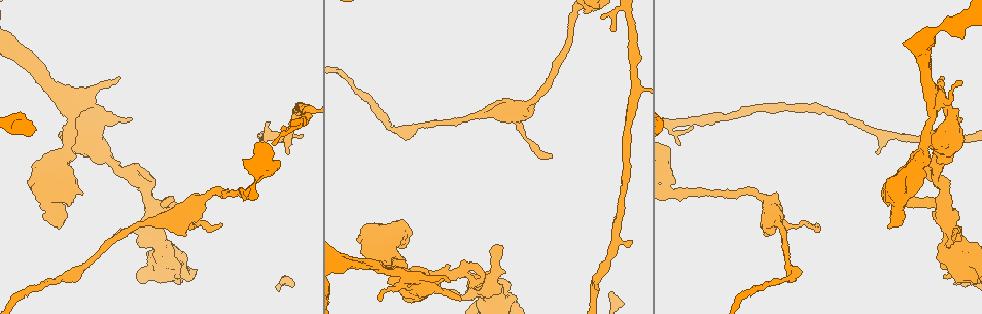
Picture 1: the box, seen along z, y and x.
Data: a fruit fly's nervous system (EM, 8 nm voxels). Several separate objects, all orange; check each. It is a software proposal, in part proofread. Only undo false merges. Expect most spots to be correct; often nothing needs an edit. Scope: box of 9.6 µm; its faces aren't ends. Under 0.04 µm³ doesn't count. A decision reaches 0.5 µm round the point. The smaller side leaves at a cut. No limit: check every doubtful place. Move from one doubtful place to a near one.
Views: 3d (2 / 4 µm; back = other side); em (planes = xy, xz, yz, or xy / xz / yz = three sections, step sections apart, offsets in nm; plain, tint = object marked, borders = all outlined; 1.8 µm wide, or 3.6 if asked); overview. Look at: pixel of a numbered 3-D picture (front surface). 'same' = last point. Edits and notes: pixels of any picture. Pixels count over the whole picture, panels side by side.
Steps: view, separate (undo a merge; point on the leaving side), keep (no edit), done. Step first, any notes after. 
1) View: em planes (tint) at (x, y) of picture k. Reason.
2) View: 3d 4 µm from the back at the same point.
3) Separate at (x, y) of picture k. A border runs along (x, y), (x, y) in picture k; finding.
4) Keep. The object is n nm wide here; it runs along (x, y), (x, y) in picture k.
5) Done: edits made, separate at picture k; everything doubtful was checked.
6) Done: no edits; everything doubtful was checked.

View: 3d 2 µm at (396, 261) of picture 1. Thin neck.

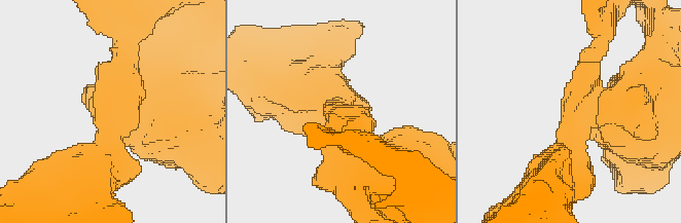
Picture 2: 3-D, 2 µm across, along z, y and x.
View: em planes (plain) at (568, 138) of picture 2. The arms are 500, 550 nm wide.

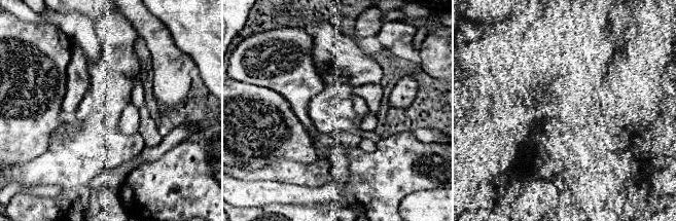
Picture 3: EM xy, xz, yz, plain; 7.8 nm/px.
View: em planes (tint) at the same point.

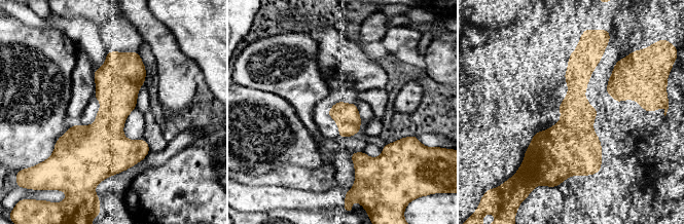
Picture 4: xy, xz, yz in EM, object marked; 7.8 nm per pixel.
Keep. The object is 200 nm wide here; one cell here.

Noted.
View: em 3.6 µm planes (tint) at (944, 139) of picture 1. A fork.

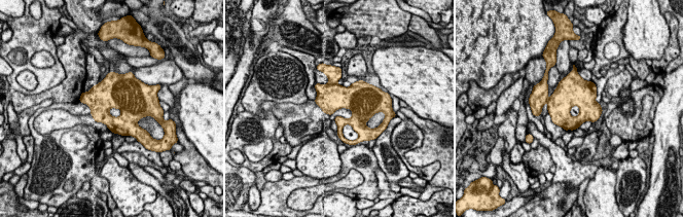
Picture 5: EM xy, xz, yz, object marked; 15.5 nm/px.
Keep. Continuous, no second cell.

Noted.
View: 3d 4 µm at (166, 250) of picture 1. Sharp bend.

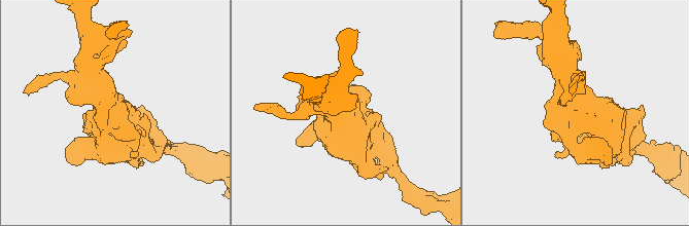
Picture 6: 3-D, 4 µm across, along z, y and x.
View: em 3.6 µm xz step 8 (tint) at (587, 110) of picture 6.

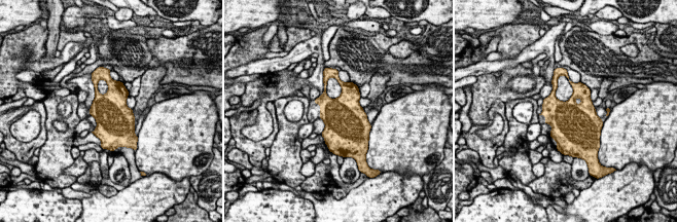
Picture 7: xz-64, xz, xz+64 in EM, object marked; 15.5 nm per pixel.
Keep. Continuous, no second cell.

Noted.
View: em yz step 16 (tint) at (485, 284) of picture 1. A fork.

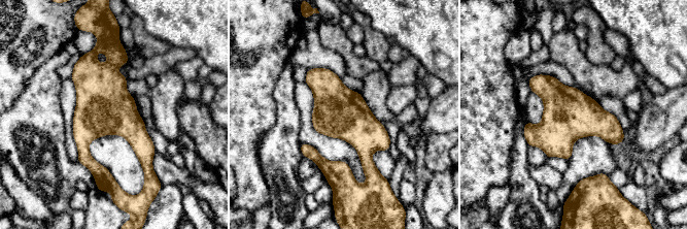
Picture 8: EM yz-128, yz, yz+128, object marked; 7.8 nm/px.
View: em planes (borders) at the same point. Another direction.

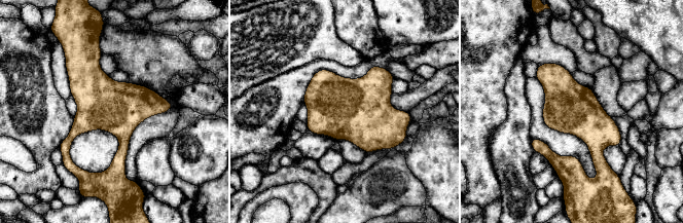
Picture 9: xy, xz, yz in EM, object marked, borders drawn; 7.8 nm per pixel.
Keep. Continuous, no second cell.

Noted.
View: em yz step 8 (plain) at (84, 103) of picture 1.

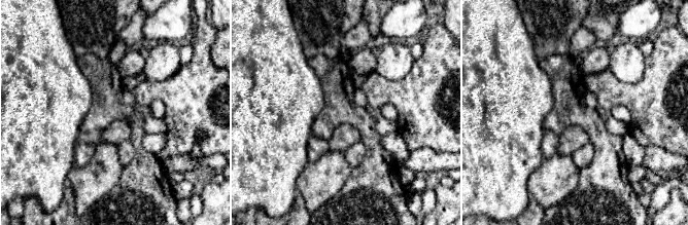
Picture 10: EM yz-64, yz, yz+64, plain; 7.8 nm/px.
View: em yz step 8 (borders) at the same point.

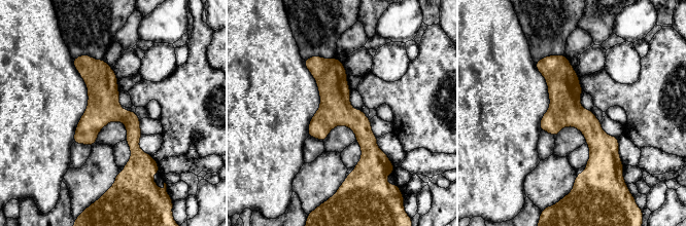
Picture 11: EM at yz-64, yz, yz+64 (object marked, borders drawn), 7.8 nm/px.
Keep. The object is 240 nm wide here; it runs along (316, 59), (367, 140), (353, 175) in picture 11; one cell here.

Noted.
View: em 3.6 µm xy step 8 (tint) at (372, 251) of picture 1. Sudden change in width.

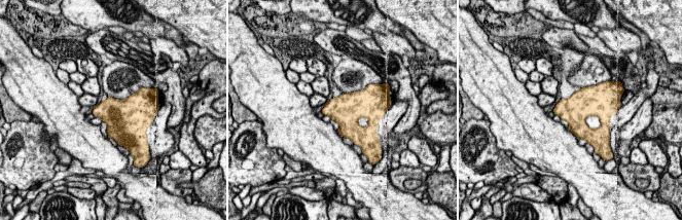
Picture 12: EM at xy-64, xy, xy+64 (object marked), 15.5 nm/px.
View: em 3.6 µm planes (borders) at the same point.

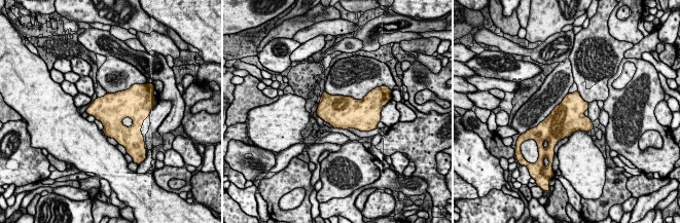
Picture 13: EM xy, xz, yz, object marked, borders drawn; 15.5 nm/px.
Keep. All the same cell.

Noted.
Done: no edits; everything doubtful was checked.

